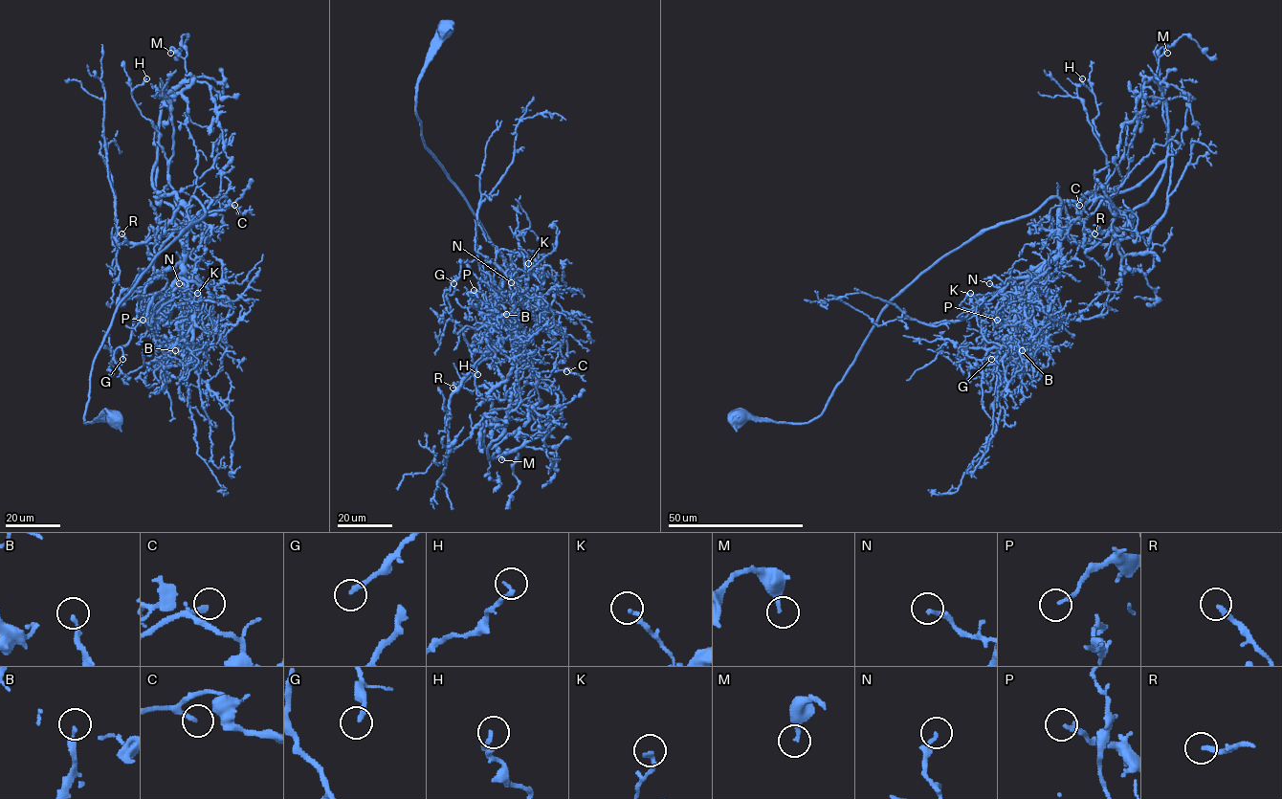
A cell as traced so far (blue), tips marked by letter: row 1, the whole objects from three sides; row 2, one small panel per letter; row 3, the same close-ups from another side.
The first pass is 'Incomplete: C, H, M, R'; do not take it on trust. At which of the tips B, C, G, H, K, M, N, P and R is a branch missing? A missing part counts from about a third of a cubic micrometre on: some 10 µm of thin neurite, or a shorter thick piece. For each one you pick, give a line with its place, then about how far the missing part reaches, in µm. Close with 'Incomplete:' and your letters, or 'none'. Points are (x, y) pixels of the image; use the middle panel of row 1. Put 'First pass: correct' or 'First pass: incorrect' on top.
First pass: incorrect
C: (566, 371) | 20 µm
G: (453, 283) | 10 µm
H: (477, 374) | 3 µm
R: (453, 388) | 15 µm
Incomplete: C, G, H, R

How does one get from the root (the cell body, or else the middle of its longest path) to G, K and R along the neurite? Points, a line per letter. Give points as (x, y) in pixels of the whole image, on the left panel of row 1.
G: (114, 417), (85, 423), (92, 365), (117, 306), (205, 214), (194, 197), (187, 248), (147, 283), (122, 359)
K: (114, 417), (85, 423), (92, 365), (117, 306), (205, 214), (192, 197), (181, 301), (197, 293)
R: (114, 417), (84, 420), (92, 365), (117, 306), (205, 208), (192, 197), (145, 241), (130, 243), (121, 233)

